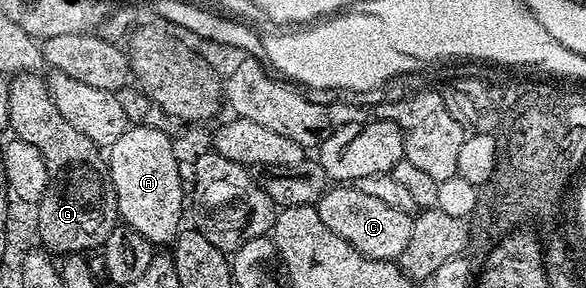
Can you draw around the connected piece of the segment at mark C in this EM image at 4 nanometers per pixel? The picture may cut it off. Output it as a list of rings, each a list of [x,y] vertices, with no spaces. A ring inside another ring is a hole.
[[[356,185],[327,186],[316,206],[320,213],[320,221],[324,221],[324,225],[328,225],[332,233],[336,233],[336,237],[344,237],[348,245],[352,245],[369,259],[398,261],[411,240],[415,216],[400,209],[392,209],[392,205],[384,205],[380,197],[360,193]]]

